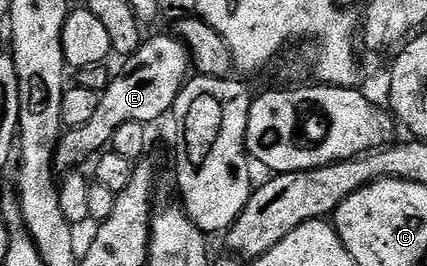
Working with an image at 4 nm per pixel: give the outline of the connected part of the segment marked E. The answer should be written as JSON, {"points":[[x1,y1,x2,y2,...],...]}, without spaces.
{"points":[[173,34,154,35,145,40,134,55,125,60,119,75,111,78,106,90,101,92,96,114,83,127,71,127,58,140,54,165,59,172,69,173,79,166,81,159,97,156,109,144,112,133,128,121,153,125,161,115,169,116,174,102,188,80,191,70,190,54,184,44]]}

